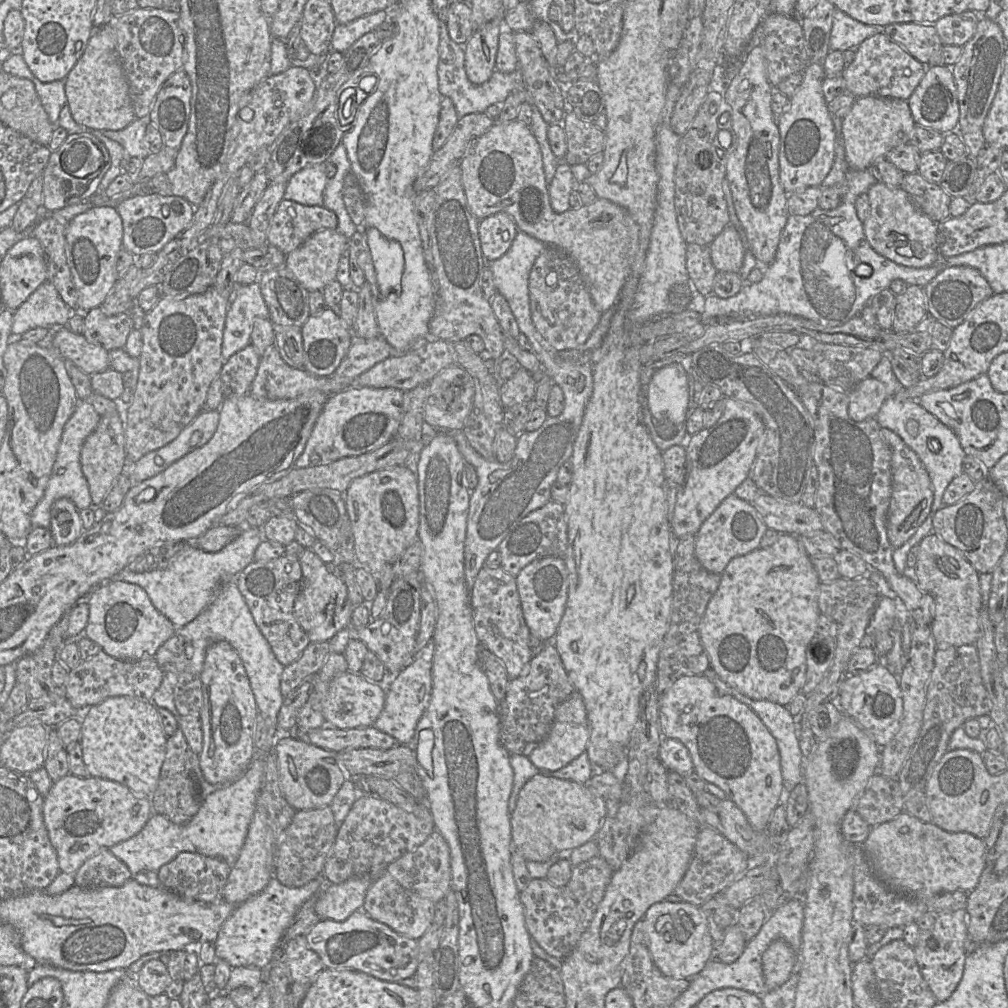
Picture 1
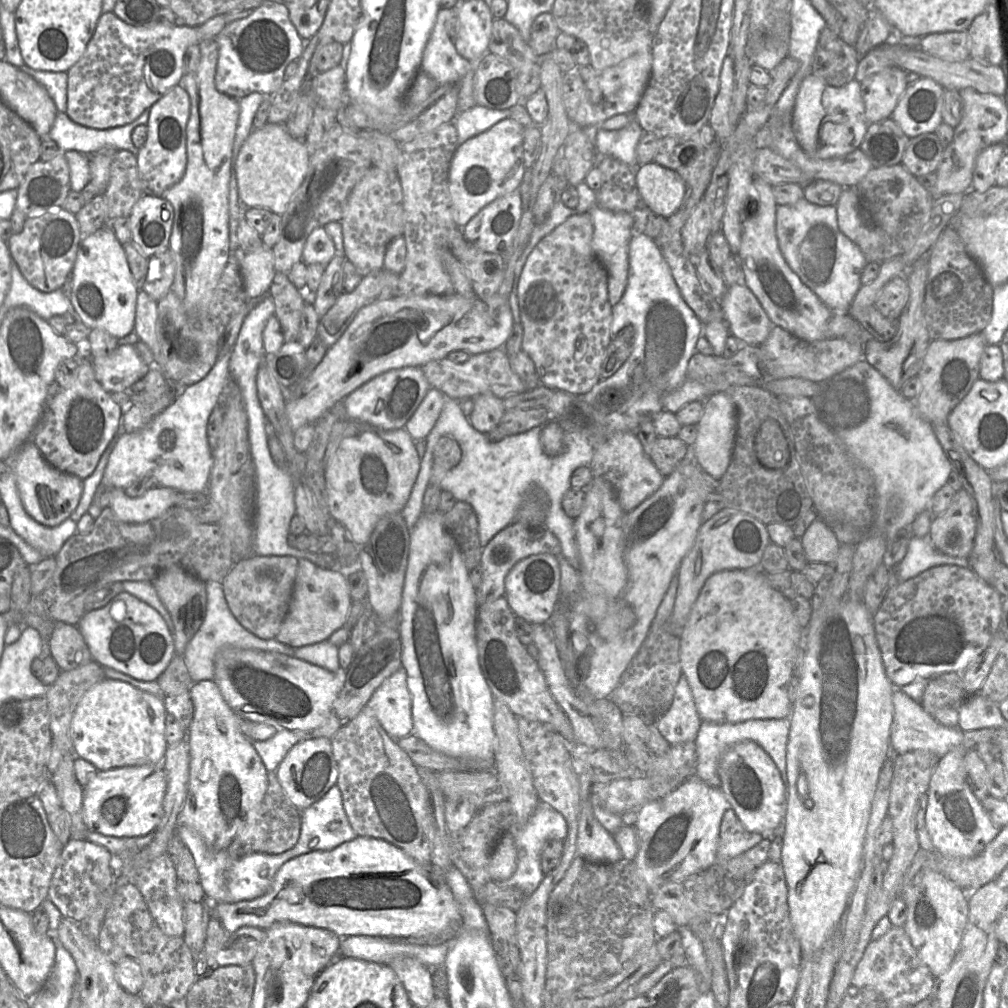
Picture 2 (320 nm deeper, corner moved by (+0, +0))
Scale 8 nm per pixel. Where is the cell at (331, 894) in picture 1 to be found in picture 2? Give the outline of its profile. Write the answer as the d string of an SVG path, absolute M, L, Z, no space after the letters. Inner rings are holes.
M362 836L332 850L317 850L292 858L279 868L271 887L262 896L234 903L215 903L210 912L230 934L242 927L267 930L280 922L327 929L341 938L363 935L452 939L462 930L459 905L445 882L433 882L428 867L420 865L395 845L382 839Z

